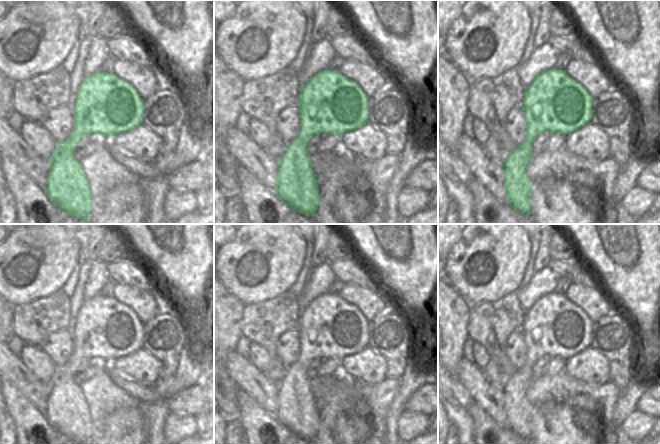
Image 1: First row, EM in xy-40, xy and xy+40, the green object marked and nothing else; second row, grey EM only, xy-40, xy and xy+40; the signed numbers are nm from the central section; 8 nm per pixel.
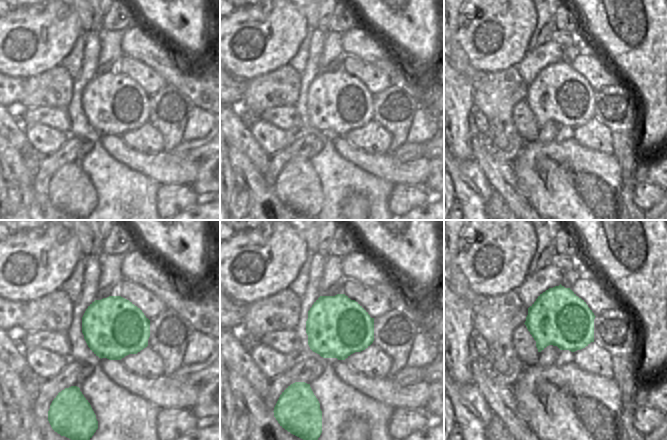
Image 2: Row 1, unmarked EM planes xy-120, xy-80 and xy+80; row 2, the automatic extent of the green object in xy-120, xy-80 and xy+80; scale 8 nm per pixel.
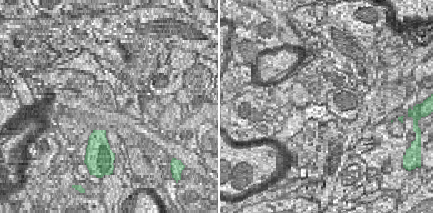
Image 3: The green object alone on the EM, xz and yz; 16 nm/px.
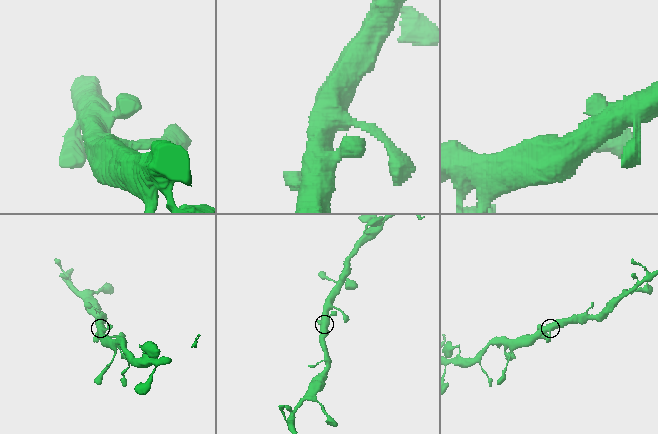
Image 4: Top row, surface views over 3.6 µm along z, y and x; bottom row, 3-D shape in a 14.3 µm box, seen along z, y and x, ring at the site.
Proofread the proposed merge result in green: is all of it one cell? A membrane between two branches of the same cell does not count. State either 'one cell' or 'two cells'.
one cell

